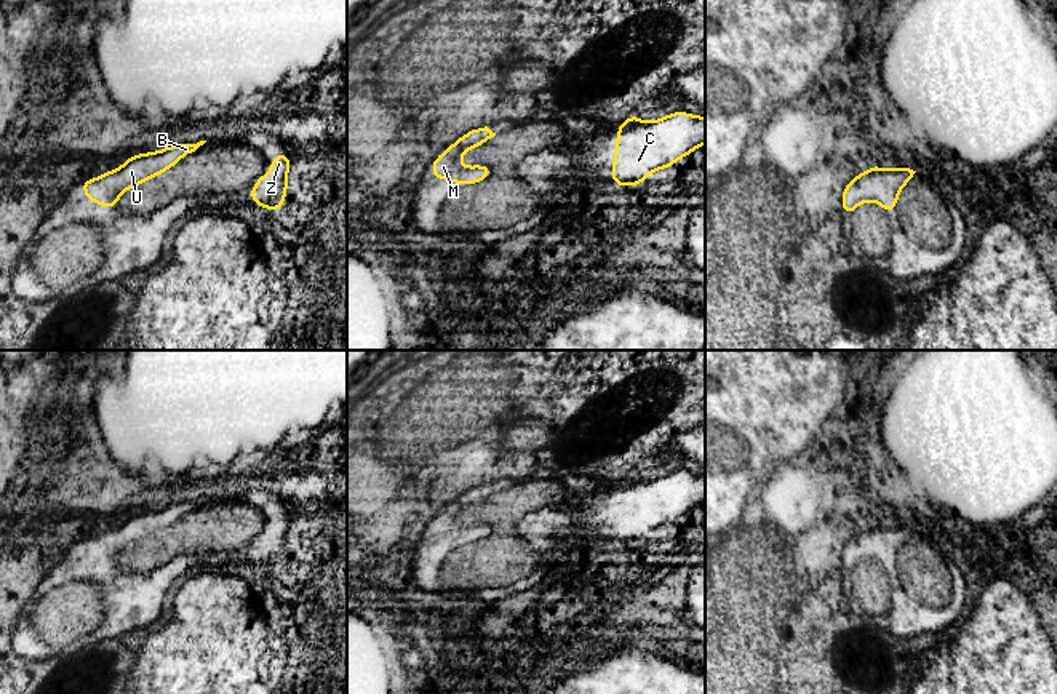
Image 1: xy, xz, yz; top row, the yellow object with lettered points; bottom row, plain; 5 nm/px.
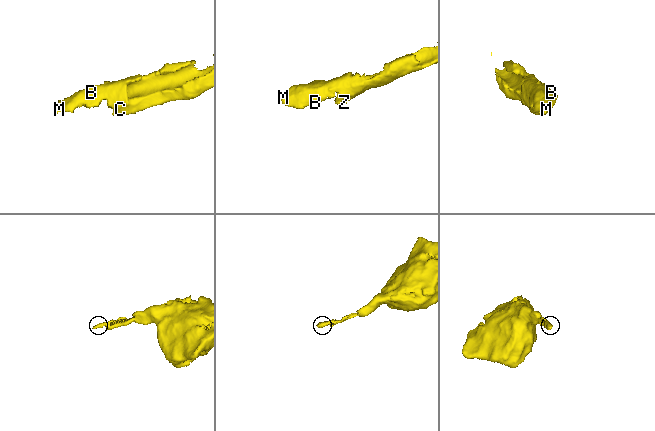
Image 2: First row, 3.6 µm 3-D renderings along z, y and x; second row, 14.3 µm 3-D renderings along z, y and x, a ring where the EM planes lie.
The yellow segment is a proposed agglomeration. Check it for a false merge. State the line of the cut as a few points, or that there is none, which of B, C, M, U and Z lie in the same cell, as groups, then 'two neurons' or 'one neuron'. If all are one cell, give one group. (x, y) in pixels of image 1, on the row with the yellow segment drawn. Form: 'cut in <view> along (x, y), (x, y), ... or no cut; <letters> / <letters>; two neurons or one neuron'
no cut; B C M U Z; one neuron

